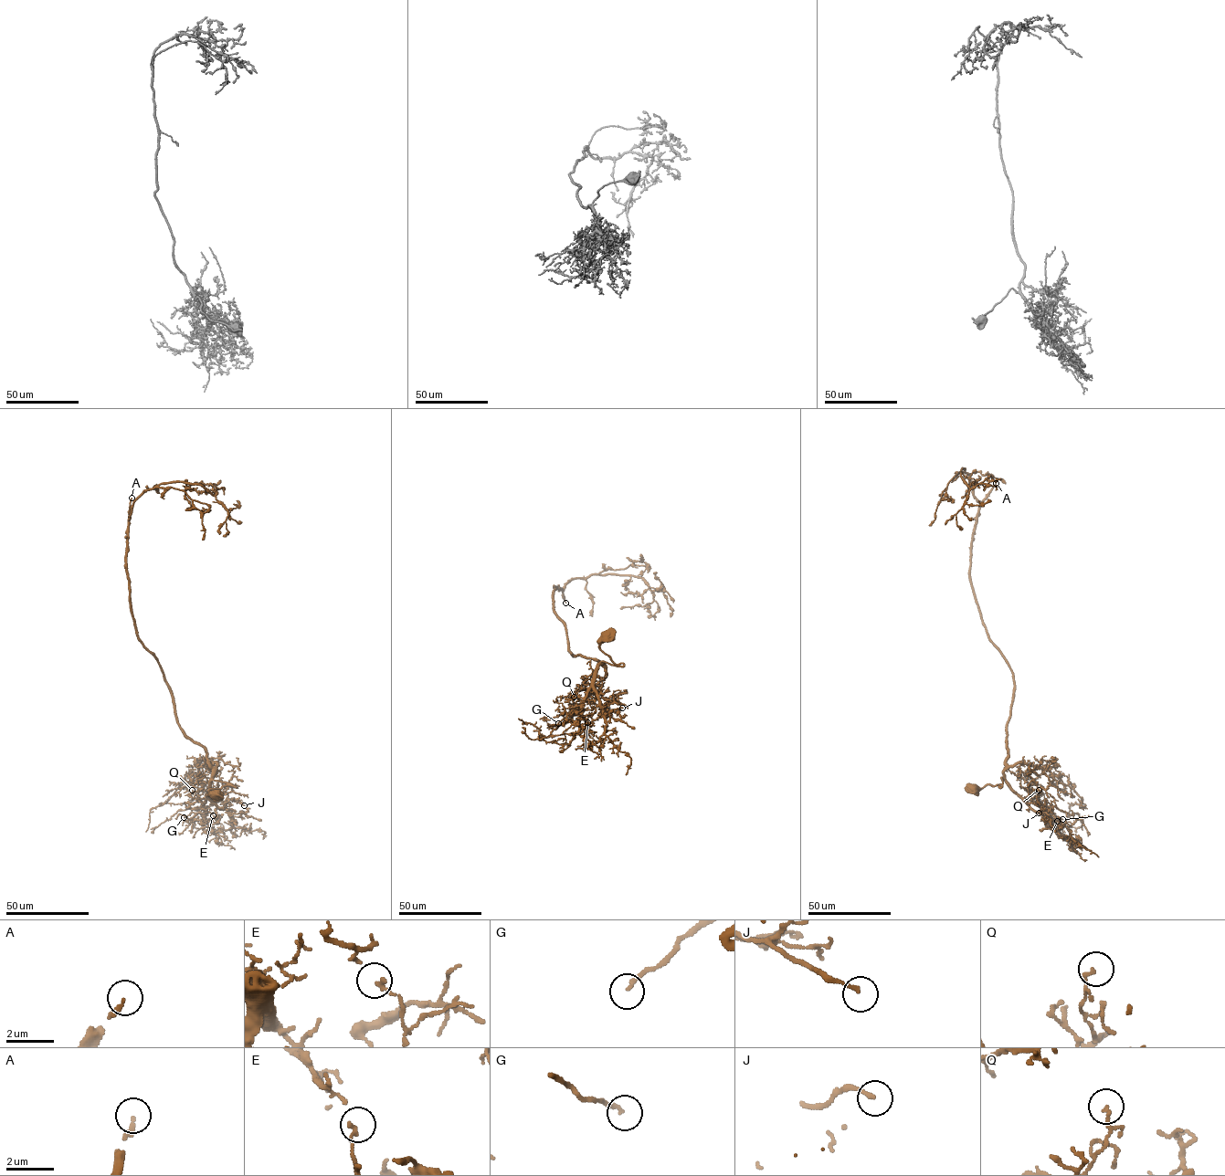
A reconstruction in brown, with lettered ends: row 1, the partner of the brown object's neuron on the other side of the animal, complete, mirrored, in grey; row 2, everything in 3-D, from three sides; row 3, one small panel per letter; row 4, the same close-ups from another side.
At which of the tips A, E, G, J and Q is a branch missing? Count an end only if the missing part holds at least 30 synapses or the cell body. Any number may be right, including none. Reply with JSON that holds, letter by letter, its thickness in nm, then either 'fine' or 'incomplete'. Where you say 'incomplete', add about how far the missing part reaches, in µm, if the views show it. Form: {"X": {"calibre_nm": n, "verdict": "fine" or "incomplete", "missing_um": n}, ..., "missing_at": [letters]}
{"A": {"calibre_nm": 190, "verdict": "incomplete", "missing_um": 140}, "E": {"calibre_nm": 110, "verdict": "fine"}, "G": {"calibre_nm": 160, "verdict": "fine"}, "J": {"calibre_nm": 140, "verdict": "fine"}, "Q": {"calibre_nm": 100, "verdict": "fine"}, "missing_at": ["A"]}

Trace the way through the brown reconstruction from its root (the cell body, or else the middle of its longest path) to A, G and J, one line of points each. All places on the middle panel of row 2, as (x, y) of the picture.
A: (608, 635), (600, 649), (622, 666), (573, 655), (565, 626), (554, 608), (556, 585), (565, 603)
G: (608, 635), (600, 649), (616, 664), (623, 665), (601, 661), (581, 712), (571, 712), (558, 723)
J: (608, 635), (600, 649), (616, 664), (623, 665), (601, 661), (594, 686), (603, 708), (622, 708)

